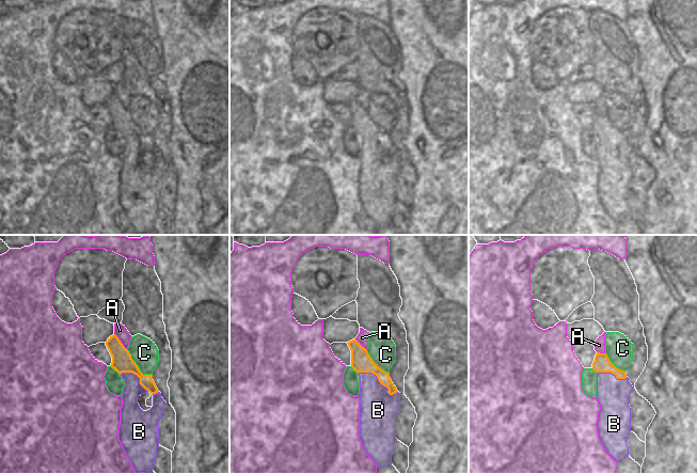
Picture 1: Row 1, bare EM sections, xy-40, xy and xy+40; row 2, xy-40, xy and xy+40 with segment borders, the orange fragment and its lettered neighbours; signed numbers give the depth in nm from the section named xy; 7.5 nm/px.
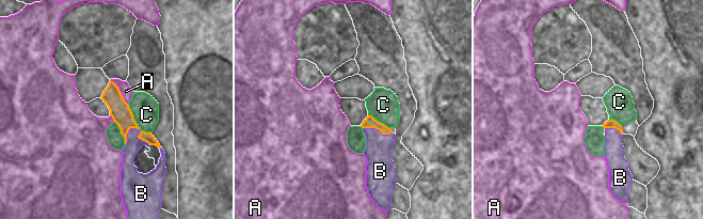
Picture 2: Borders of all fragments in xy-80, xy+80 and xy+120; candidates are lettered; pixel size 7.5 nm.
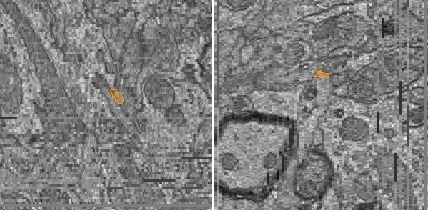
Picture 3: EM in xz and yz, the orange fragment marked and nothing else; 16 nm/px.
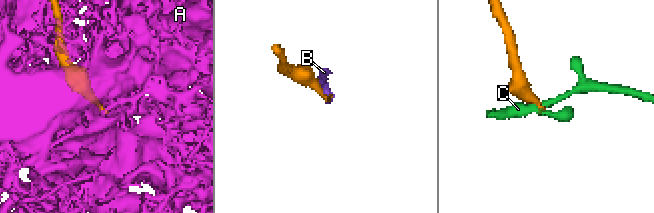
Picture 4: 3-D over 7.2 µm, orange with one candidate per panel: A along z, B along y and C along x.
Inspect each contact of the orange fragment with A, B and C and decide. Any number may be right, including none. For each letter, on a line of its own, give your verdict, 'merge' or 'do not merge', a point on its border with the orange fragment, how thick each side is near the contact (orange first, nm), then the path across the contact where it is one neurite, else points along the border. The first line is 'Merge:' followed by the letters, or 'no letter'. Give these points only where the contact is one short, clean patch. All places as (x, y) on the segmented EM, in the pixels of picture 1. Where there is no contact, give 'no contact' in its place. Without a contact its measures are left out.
Merge: B
A: do not merge | xy-40 (120, 342) | 160/90 nm
B: merge | xy (378, 379) | 160/280 nm | across xy (361, 362), (378, 379), (378, 410)
C: do not merge | xy-40 (137, 366) | 160/200 nm | along xy-40 (126, 349), (138, 368), (143, 374), (152, 375)

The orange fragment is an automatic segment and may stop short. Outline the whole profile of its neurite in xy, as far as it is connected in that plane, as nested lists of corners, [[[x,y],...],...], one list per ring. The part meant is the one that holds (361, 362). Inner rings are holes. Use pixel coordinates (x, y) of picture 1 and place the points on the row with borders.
[[[354,338],[347,343],[351,350],[351,367],[360,376],[360,440],[366,454],[377,467],[392,464],[396,442],[396,416],[400,408],[400,393],[390,378],[370,358],[367,350]]]

